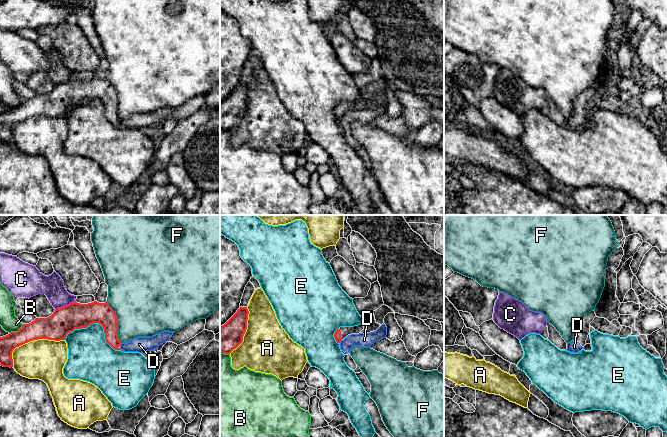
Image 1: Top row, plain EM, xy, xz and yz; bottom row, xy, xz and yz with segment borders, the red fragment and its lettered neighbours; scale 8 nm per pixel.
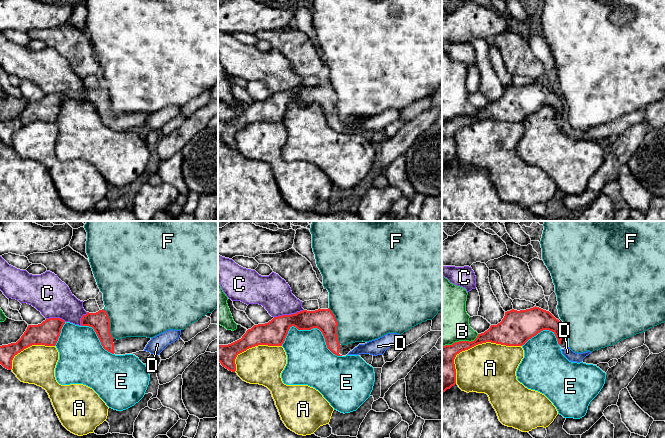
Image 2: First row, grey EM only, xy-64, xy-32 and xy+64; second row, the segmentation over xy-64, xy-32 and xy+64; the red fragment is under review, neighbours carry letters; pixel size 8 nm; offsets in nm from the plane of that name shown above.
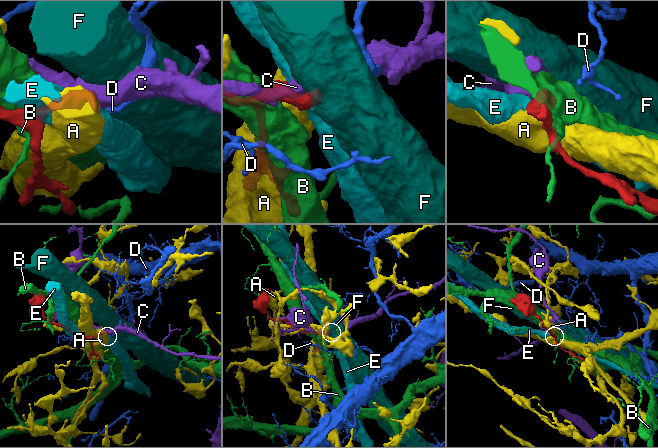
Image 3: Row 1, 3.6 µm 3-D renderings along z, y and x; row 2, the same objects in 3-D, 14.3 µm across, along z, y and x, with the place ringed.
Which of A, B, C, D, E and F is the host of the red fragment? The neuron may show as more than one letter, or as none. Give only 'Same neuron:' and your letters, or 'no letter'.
Same neuron: no letter

